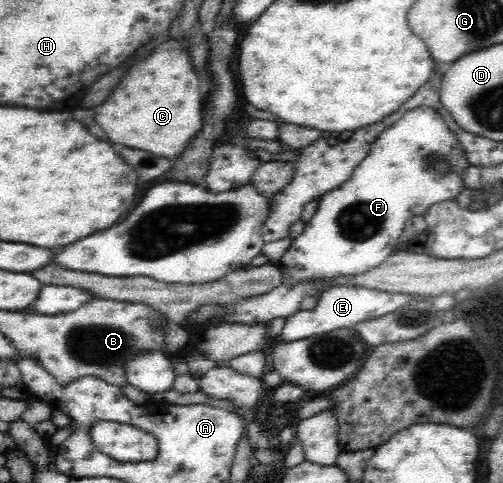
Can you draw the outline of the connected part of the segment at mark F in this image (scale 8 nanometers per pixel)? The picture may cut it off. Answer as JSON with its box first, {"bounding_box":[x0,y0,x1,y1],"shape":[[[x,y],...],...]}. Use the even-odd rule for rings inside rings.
{"bounding_box":[221,106,471,324],"shape":[[[420,106],[419,108],[414,108],[413,110],[408,110],[403,118],[400,118],[393,126],[389,126],[387,130],[383,130],[379,136],[377,136],[377,140],[371,144],[371,148],[369,148],[369,155],[359,163],[359,166],[353,170],[351,176],[334,188],[319,197],[317,211],[311,218],[311,220],[305,223],[305,227],[303,232],[292,240],[291,245],[283,254],[283,256],[278,260],[277,267],[283,273],[283,282],[281,282],[281,286],[266,292],[265,294],[255,295],[254,297],[239,299],[234,303],[227,303],[225,306],[221,306],[224,310],[224,315],[222,316],[223,322],[227,324],[267,324],[269,320],[273,320],[273,318],[287,318],[290,317],[291,314],[295,314],[295,311],[300,309],[300,302],[302,301],[302,295],[313,295],[319,296],[323,291],[327,290],[327,288],[322,288],[322,284],[325,281],[330,281],[338,276],[347,276],[347,275],[358,275],[363,274],[365,271],[372,269],[373,267],[378,267],[378,264],[381,264],[387,257],[393,254],[393,246],[396,245],[397,240],[401,236],[404,228],[404,222],[409,217],[413,215],[422,215],[424,216],[425,211],[430,208],[431,205],[437,204],[438,202],[455,200],[459,193],[463,190],[464,184],[460,179],[460,174],[471,164],[469,161],[465,159],[465,150],[462,150],[462,146],[457,142],[455,135],[447,128],[443,117],[435,111],[435,109],[429,106]],[[430,157],[437,157],[441,163],[444,163],[444,166],[448,168],[446,173],[441,173],[439,169],[435,169],[435,167],[431,167],[431,165],[427,165],[428,159]]]}

